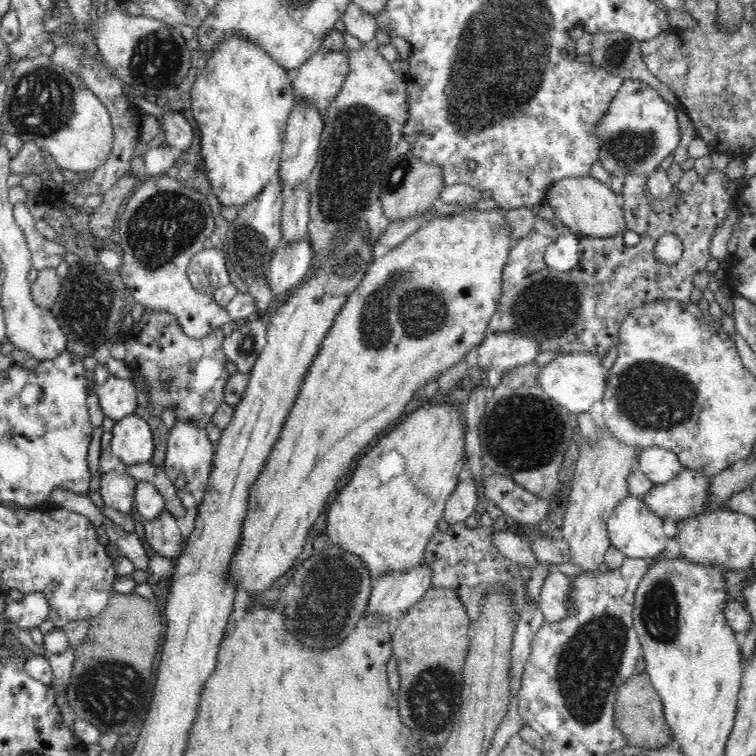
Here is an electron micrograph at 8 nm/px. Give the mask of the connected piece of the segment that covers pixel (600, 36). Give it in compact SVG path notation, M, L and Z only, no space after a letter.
M598 31L592 33L592 66L600 66L614 76L633 78L654 88L660 80L648 71L644 63L641 42L625 32Z

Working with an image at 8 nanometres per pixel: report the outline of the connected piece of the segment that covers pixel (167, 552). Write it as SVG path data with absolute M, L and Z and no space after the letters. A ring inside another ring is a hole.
M165 510L158 518L144 522L145 539L154 551L168 558L176 556L182 539L176 519L170 511Z

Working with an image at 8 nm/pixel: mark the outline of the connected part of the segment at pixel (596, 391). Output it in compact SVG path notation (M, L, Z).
M562 353L545 364L538 374L538 383L545 394L574 416L588 412L596 402L604 399L606 382L606 370L598 353Z

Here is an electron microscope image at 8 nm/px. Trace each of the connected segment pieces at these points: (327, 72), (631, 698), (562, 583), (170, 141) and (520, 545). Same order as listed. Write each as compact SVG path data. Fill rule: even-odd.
M347 49L338 52L320 50L314 54L292 78L296 102L308 101L324 114L348 76L349 63Z
M646 670L636 672L616 692L614 725L624 733L630 746L660 748L672 743L672 729L666 723L662 699L656 689L652 687Z
M559 571L551 572L544 580L538 603L548 623L560 622L570 616L570 580L572 577Z
M172 111L160 115L163 130L163 136L169 147L176 148L178 154L184 150L190 149L192 140L194 140L194 128L186 121L181 111Z
M508 531L492 532L493 544L506 558L521 568L530 568L532 571L539 563L536 555L532 555L532 548L522 537L515 536Z

